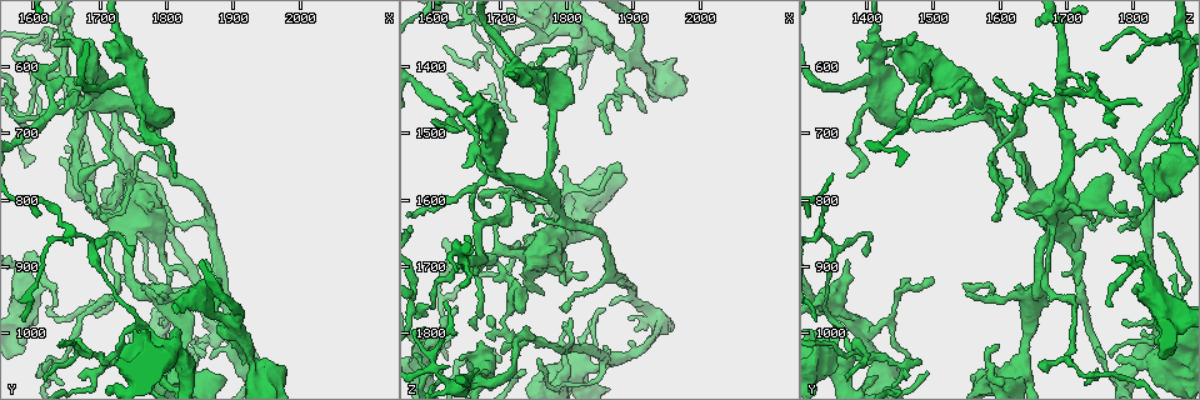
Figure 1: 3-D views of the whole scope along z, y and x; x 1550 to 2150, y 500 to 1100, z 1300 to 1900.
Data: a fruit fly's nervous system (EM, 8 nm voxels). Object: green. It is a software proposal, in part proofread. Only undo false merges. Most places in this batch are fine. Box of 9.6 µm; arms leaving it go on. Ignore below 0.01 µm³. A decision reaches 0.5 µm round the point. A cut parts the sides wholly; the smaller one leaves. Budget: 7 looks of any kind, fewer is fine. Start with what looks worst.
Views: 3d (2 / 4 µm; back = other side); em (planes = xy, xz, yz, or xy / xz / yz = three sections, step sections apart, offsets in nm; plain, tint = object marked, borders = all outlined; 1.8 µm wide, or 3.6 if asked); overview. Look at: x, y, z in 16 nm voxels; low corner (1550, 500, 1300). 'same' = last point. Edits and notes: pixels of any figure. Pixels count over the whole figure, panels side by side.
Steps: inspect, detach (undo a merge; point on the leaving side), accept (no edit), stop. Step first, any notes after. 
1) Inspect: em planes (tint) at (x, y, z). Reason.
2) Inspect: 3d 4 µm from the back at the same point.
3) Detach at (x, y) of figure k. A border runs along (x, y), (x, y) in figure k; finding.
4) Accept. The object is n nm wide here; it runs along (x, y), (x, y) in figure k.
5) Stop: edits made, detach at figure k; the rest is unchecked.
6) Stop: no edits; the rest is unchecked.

Inspect: 3d 4 µm from the back at (1785, 1025, 1345). Calibre changes.

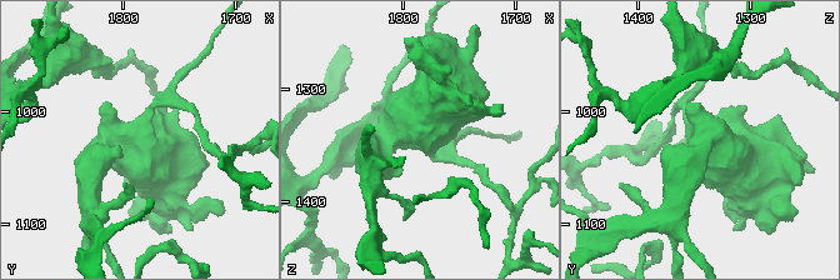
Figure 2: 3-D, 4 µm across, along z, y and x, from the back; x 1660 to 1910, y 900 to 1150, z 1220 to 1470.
Inspect: em 3.6 µm planes (tint) at (1786, 1022, 1348). Now the EM.

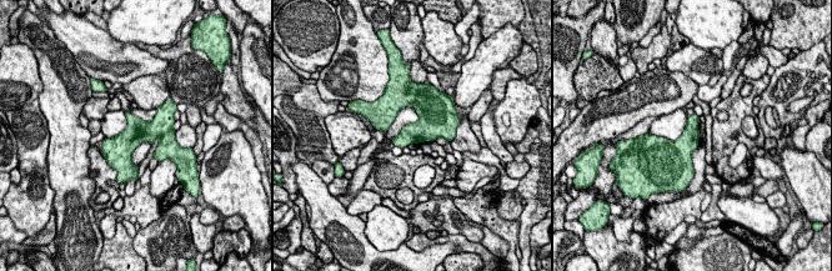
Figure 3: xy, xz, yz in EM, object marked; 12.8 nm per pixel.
Accept. One neuron here.

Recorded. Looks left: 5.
Inspect: em yz step 4 (plain) at (1820, 1065, 1605). Calibre changes.

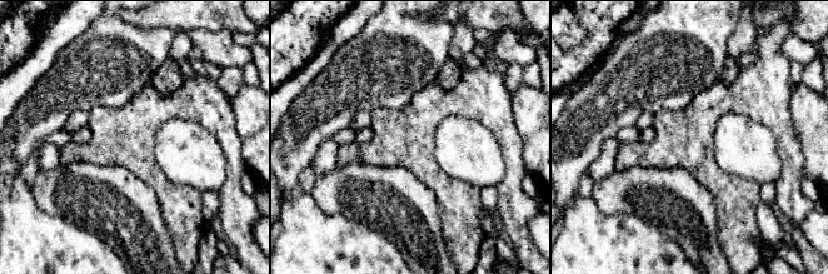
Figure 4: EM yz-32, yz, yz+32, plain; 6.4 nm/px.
Inspect: em yz step 4 (tint) at the same point. With the object marked.

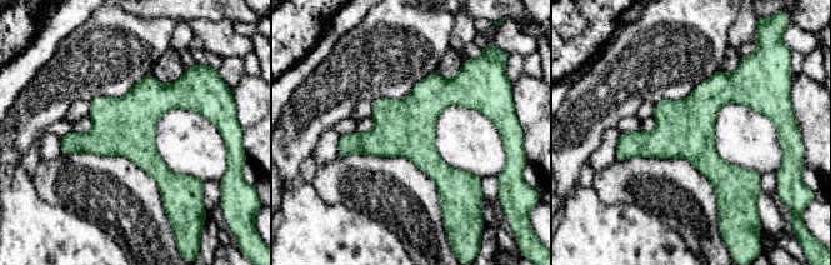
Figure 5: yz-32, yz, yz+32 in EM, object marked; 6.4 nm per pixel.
Accept. It runs along (762, 108), (715, 94), (620, 153) in figure 5; one neuron here.

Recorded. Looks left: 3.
Inspect: em 3.6 µm planes (plain) at (1685, 630, 1535). Calibre changes.

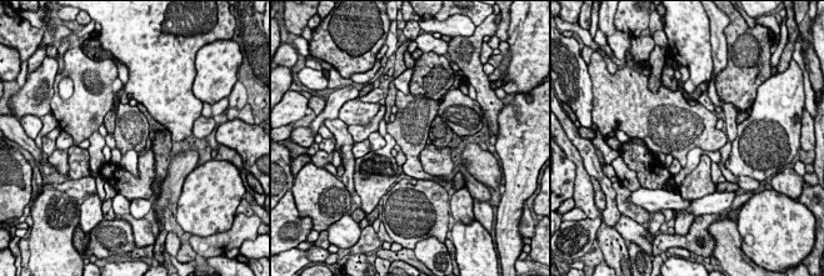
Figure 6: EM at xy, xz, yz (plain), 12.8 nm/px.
Inspect: em 3.6 µm planes (tint) at the same point.

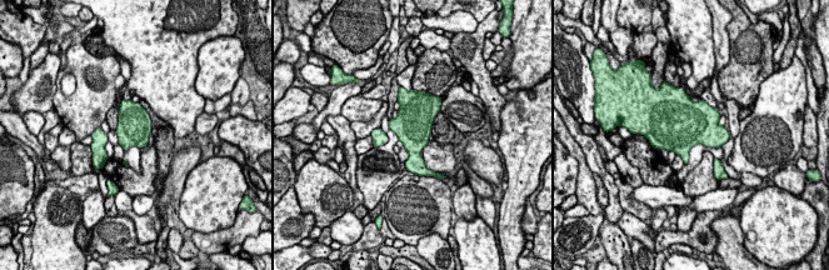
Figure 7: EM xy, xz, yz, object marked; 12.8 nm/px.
Accept. The object is 440 nm wide here; one neuron here.

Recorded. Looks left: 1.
Stop: no edits; the rest is unchecked.

